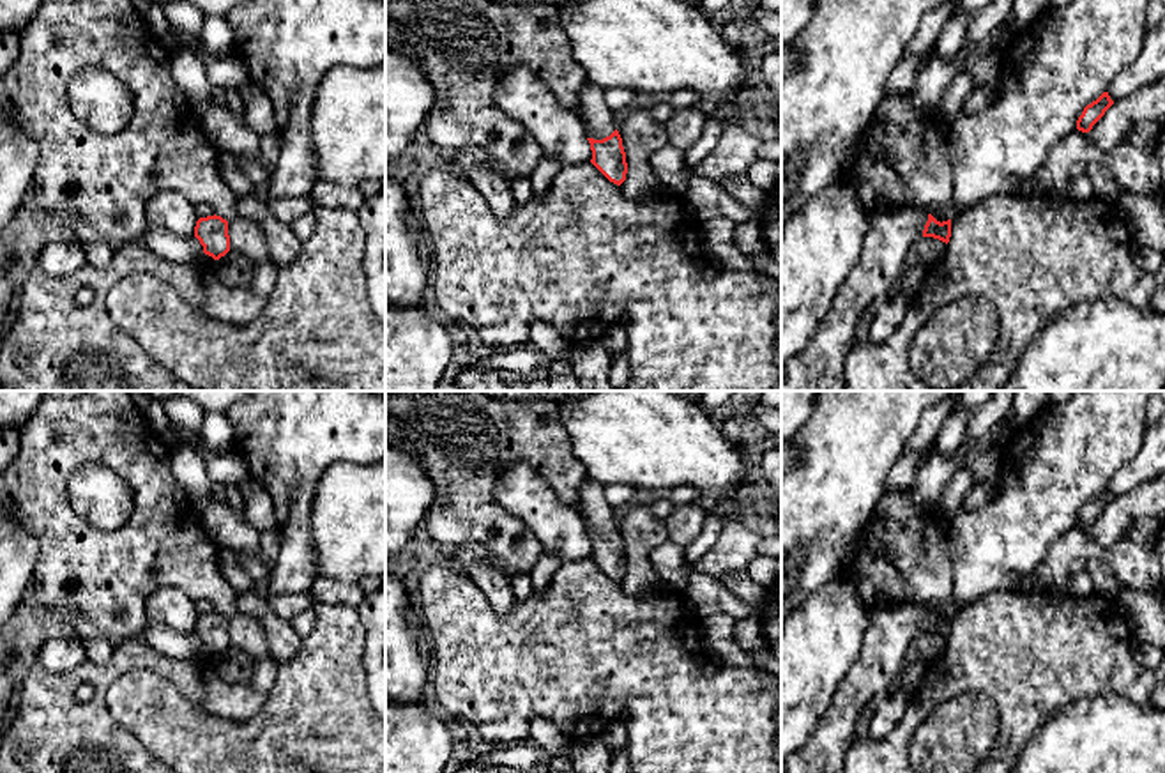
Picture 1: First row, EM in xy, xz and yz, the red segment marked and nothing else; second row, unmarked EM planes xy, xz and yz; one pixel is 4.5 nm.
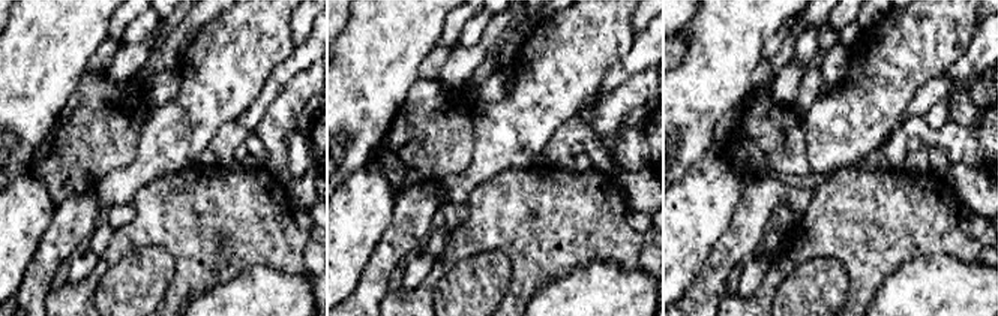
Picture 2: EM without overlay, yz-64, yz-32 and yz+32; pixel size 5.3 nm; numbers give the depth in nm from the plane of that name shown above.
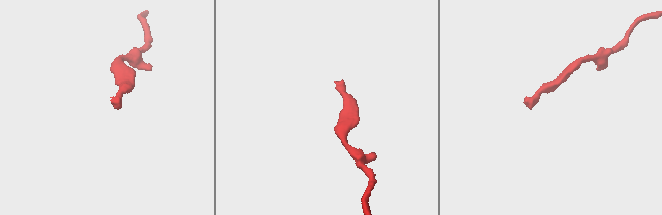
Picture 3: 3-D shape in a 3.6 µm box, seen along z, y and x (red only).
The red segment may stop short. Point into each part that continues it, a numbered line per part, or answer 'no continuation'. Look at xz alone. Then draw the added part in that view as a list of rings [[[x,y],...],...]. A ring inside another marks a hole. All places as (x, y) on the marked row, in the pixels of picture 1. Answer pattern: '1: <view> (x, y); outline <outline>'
1: xz (598, 121); outline [[[583,85],[578,94],[578,104],[573,110],[583,122],[587,138],[603,140],[617,129],[613,111],[605,101],[605,90],[598,85]]]

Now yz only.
1: yz (821, 367); outline [[[909,205],[872,218],[863,255],[820,327],[801,354],[781,364],[781,391],[849,391],[845,359],[856,343],[857,322],[900,281],[907,251],[923,235],[926,221],[925,209]]]

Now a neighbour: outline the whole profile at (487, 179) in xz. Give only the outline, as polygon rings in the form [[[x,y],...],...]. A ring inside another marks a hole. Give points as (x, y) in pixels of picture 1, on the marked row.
[[[490,163],[479,166],[463,166],[463,175],[483,195],[484,202],[499,216],[509,216],[516,205],[509,180]]]

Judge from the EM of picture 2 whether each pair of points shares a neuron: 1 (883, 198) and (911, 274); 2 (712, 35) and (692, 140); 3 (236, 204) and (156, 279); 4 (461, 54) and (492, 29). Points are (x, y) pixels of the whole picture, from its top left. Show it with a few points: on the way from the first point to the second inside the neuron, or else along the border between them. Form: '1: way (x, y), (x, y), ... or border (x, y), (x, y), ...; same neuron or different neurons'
1: border (941, 253), (919, 255), (904, 262), (880, 285); different neurons
2: way (712, 60), (712, 80), (695, 96), (692, 114); same neuron
3: border (141, 246), (161, 244), (173, 259), (164, 297); different neurons
4: way (471, 54), (476, 54), (491, 39); same neuron

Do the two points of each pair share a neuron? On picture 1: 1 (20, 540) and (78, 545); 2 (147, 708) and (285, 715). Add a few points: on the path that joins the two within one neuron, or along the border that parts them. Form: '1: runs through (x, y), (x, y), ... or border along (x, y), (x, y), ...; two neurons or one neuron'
1: border along (18, 522), (38, 543), (32, 581); two neurons
2: runs through (181, 734), (251, 734); one neuron

